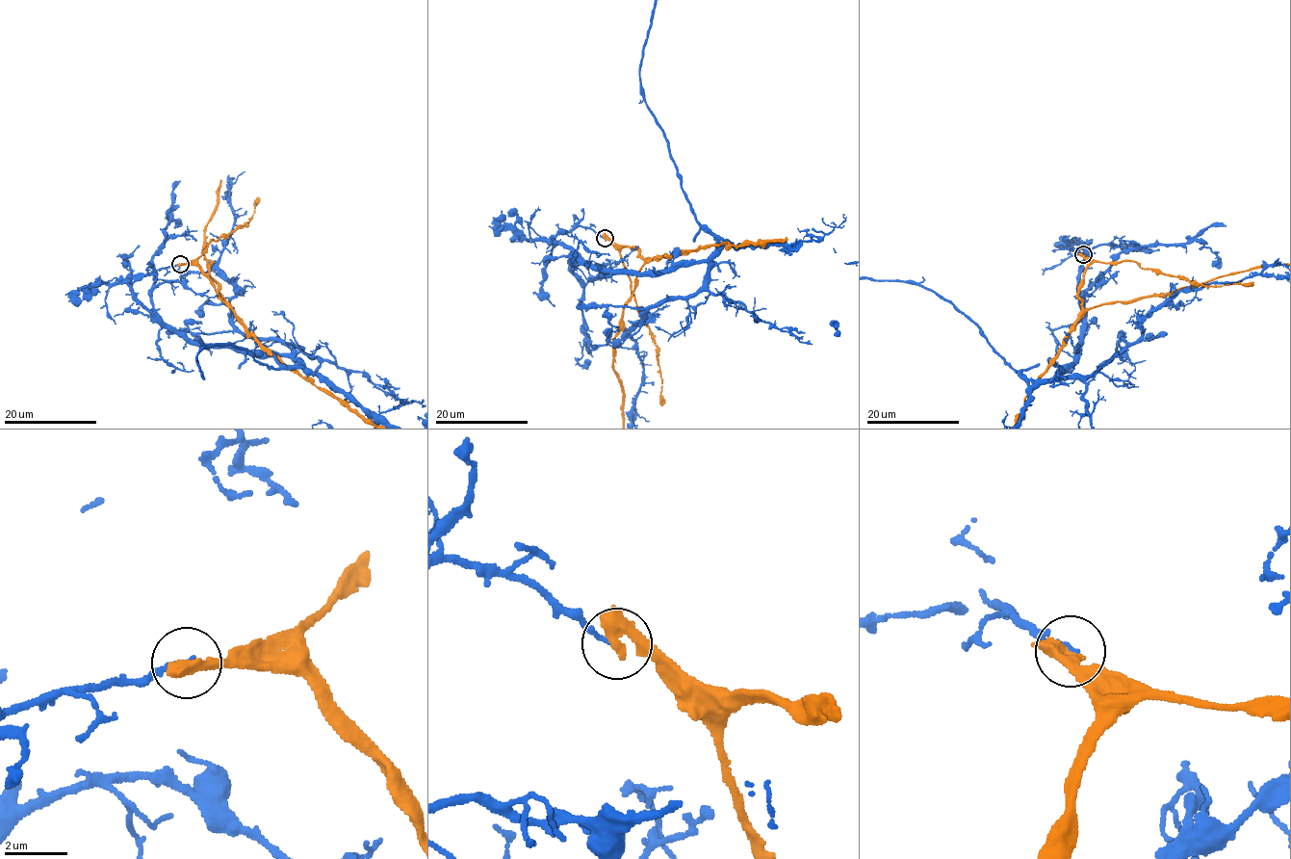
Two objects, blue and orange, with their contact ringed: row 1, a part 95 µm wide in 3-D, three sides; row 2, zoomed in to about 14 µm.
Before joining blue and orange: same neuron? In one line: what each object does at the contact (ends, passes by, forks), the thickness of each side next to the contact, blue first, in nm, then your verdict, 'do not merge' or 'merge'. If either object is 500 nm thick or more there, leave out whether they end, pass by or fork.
blue ends; orange ends; calibres 130 and 480 nm; do not merge

